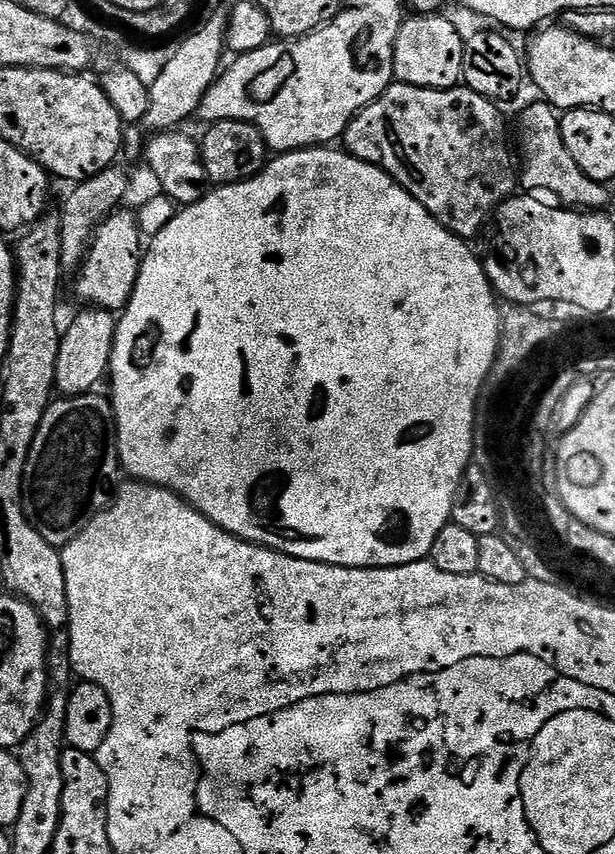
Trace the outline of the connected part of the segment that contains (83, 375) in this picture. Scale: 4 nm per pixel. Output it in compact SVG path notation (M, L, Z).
M95 306L83 309L72 320L72 325L63 329L58 350L56 392L61 397L86 396L100 384L100 379L109 375L112 367L112 347L116 337L117 317Z

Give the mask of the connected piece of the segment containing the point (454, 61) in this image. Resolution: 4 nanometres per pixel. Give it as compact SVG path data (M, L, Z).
M412 14L405 19L398 30L398 38L394 46L395 79L401 84L413 84L419 88L454 88L461 83L464 75L464 42L465 33L456 29L452 20L447 20L444 14Z

